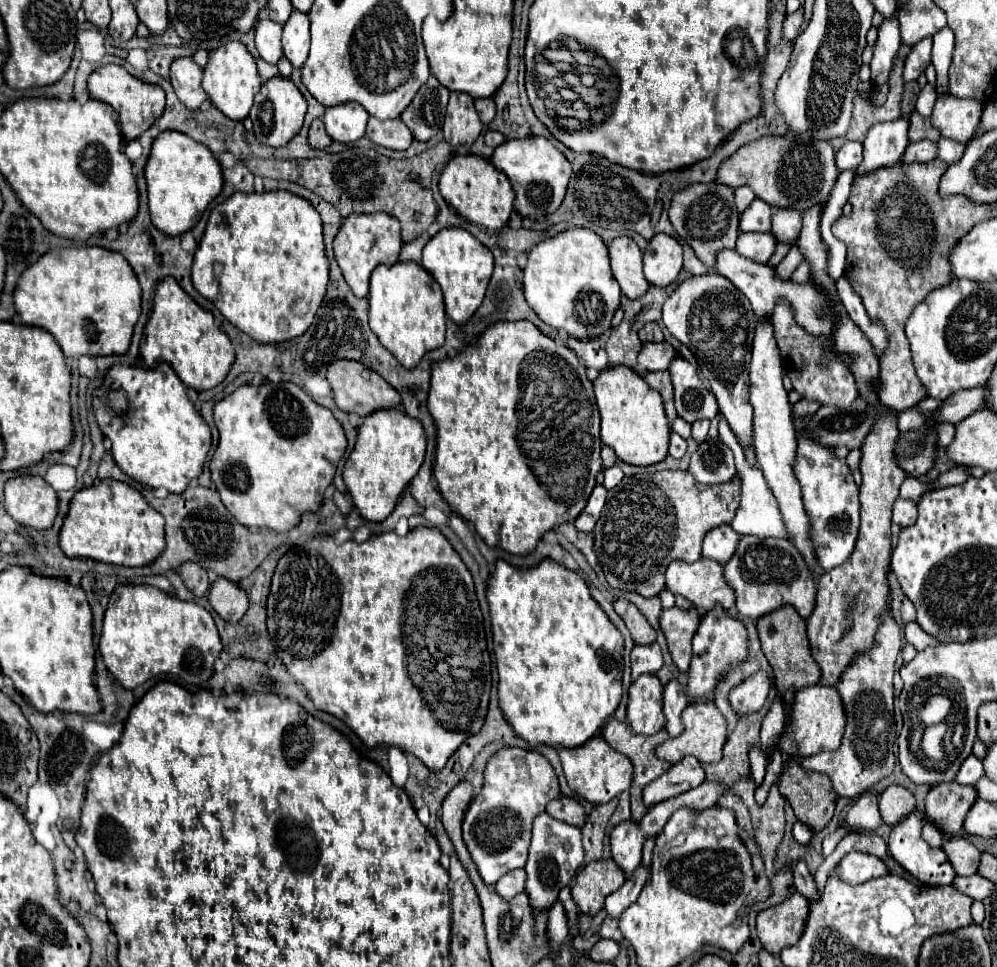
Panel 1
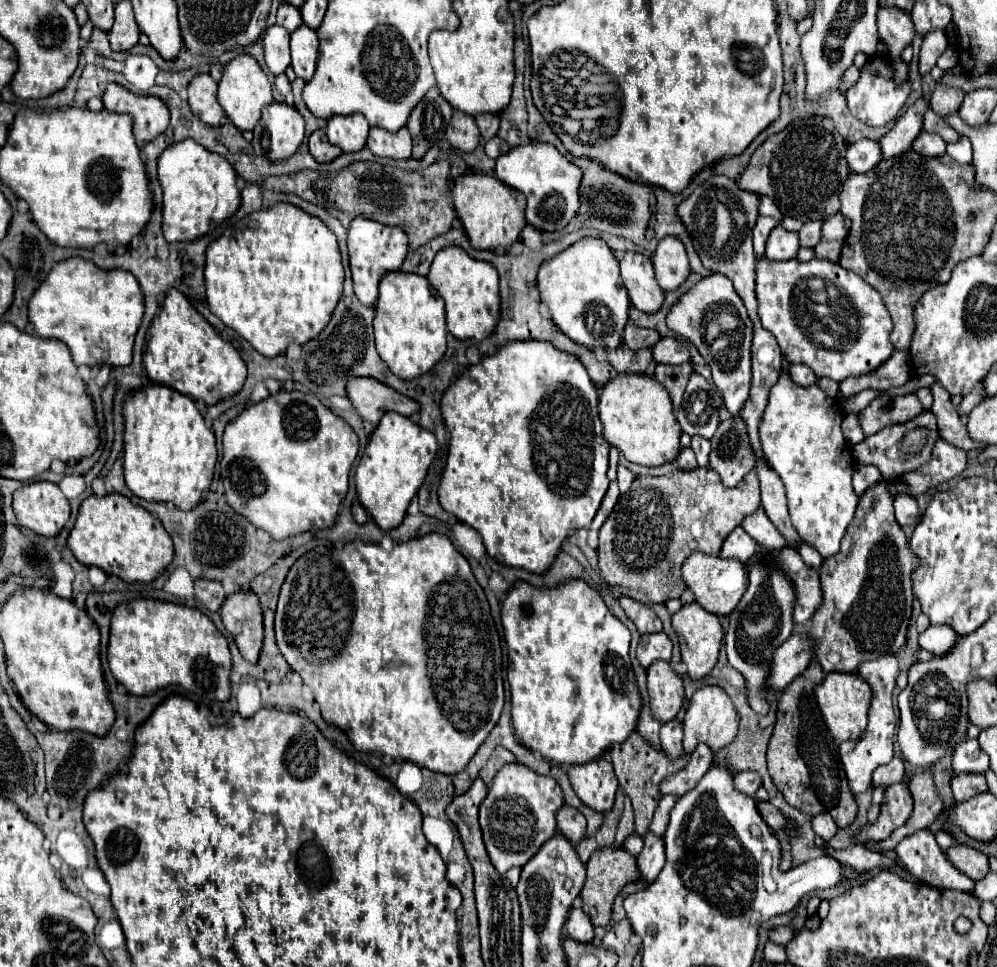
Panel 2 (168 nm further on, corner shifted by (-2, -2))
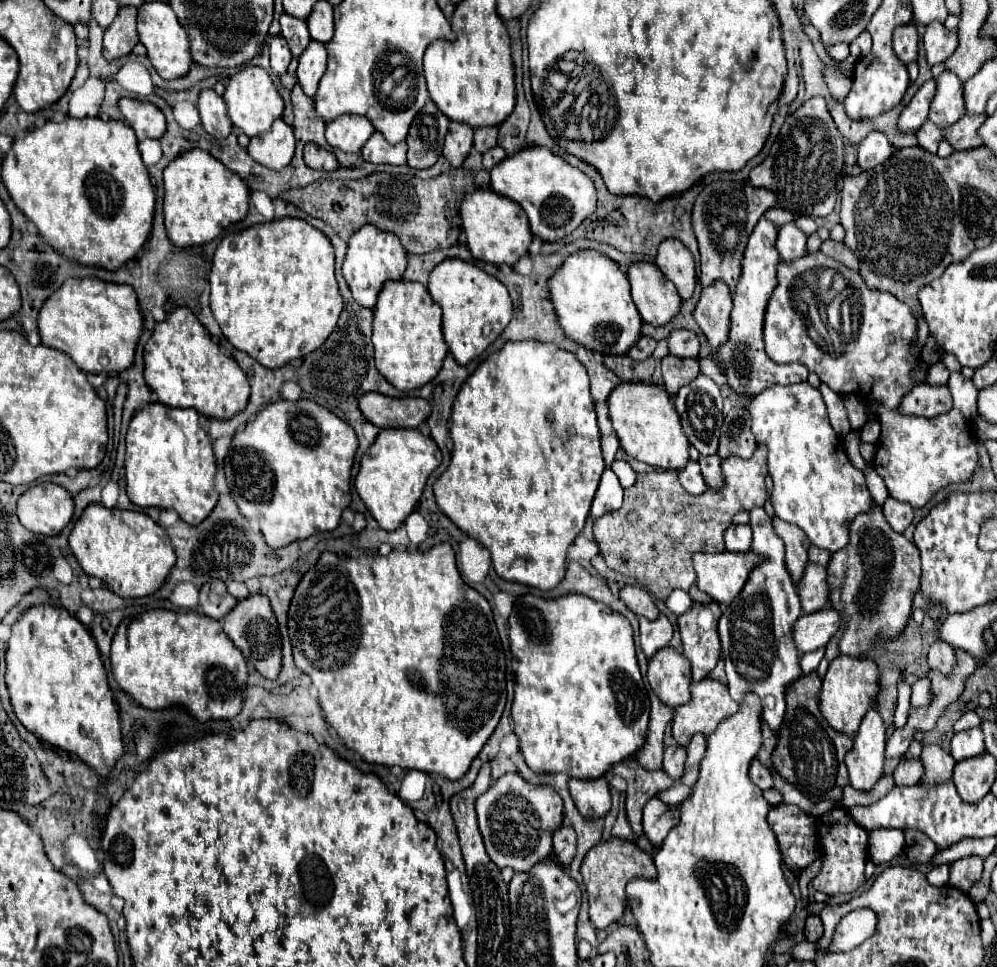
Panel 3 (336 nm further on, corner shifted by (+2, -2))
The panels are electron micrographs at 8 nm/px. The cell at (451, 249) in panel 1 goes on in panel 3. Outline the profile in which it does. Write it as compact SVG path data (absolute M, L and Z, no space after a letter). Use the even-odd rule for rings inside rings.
M446 258L434 266L428 280L428 292L444 312L444 340L458 364L466 364L478 358L500 336L512 318L512 300L504 284L460 258Z

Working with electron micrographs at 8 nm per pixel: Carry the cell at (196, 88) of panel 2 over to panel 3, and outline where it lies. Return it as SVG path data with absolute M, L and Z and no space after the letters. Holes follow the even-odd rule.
M206 88L200 92L198 112L200 112L200 124L204 126L204 130L216 136L218 140L226 138L232 132L232 122L228 120L224 98L218 96L212 88Z

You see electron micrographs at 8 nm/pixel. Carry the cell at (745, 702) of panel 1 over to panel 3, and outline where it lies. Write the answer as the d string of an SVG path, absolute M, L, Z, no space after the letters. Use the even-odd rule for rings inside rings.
M832 608L800 616L800 620L796 620L792 628L792 642L798 654L802 656L808 652L816 652L818 648L824 648L838 630L838 626L840 626L840 616L832 612Z

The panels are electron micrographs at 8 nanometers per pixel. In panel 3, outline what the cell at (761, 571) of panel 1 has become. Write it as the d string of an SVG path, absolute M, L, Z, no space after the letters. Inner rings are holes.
M808 562L798 584L798 594L802 600L802 612L812 614L828 604L826 590L826 566Z

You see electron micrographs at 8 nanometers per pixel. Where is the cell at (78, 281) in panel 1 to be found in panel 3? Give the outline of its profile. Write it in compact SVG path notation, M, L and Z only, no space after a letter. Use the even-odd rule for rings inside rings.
M68 278L64 284L42 304L38 312L38 332L46 346L66 352L82 372L122 372L132 366L134 348L142 334L142 314L138 308L136 292L128 284L104 282L100 278Z

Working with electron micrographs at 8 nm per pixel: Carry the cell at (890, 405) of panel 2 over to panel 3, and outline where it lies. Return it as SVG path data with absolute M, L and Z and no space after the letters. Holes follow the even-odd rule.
M928 384L914 386L900 402L900 414L904 416L922 416L932 418L952 408L952 396L948 386L932 388Z

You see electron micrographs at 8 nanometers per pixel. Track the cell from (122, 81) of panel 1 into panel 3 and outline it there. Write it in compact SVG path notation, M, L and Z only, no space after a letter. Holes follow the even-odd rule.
M122 98L118 100L118 110L140 142L146 138L160 138L166 132L166 118L152 102Z

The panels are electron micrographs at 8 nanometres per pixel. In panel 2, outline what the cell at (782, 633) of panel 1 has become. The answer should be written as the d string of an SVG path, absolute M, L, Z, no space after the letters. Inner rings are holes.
M816 660L796 676L778 698L778 720L768 744L768 772L786 802L804 814L816 816L830 812L840 826L856 820L858 804L854 792L848 788L844 768L838 756L838 744L832 740L814 696L814 688L824 680L824 672Z

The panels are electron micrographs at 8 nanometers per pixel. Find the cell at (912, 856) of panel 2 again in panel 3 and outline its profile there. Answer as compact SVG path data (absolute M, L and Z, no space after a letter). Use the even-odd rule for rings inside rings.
M872 830L870 832L870 860L874 864L890 862L904 850L904 832L896 830Z

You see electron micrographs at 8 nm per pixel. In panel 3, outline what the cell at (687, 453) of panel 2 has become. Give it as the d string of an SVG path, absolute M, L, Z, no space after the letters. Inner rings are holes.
M688 460L688 464L682 470L678 470L678 478L680 478L684 490L688 490L690 494L702 494L708 488L702 474L700 474L698 464L692 460Z

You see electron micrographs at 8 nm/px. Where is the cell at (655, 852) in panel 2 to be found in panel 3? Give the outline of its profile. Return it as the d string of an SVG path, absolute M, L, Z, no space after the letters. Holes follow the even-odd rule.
M652 798L644 806L644 836L652 842L654 848L660 848L662 842L666 840L668 832L672 830L672 820L668 820L668 812L664 812L668 804L660 802L658 798Z

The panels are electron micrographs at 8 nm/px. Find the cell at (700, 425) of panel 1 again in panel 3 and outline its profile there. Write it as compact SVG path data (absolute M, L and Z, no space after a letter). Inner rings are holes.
M714 454L714 456L700 456L698 464L700 464L700 470L702 470L702 476L706 480L706 484L714 490L718 490L722 486L722 472L720 472L720 458Z

